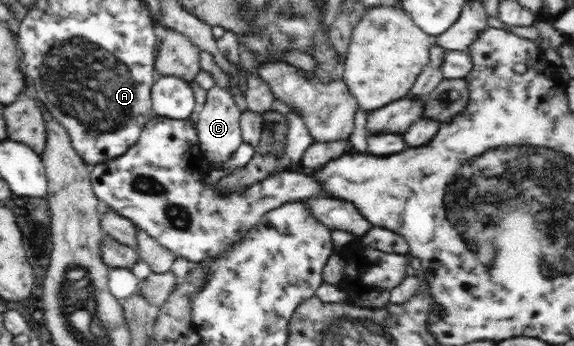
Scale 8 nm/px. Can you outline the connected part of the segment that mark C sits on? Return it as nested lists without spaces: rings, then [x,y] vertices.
[[[217,87],[208,90],[204,108],[199,113],[197,136],[202,153],[211,166],[226,165],[240,144],[244,142],[239,124],[240,115],[241,111],[236,106],[234,98],[226,93],[226,90]]]

